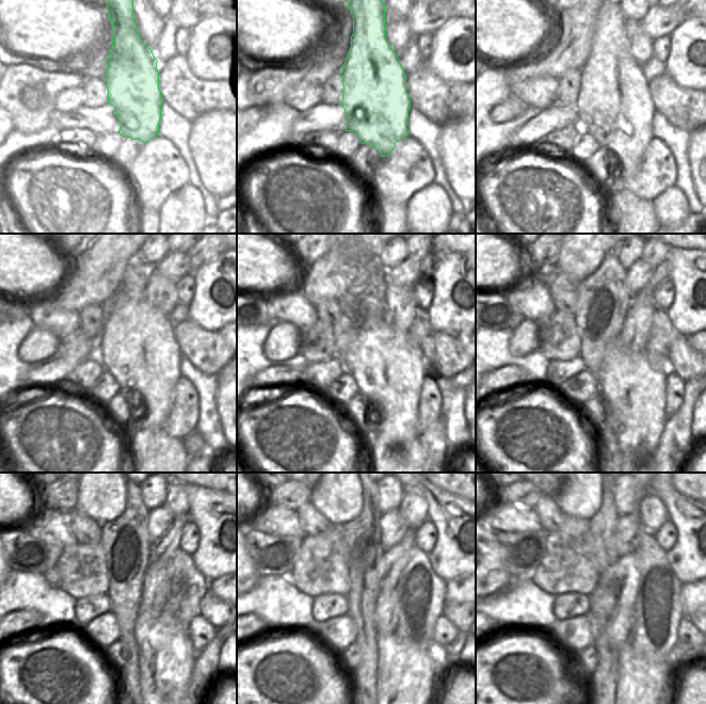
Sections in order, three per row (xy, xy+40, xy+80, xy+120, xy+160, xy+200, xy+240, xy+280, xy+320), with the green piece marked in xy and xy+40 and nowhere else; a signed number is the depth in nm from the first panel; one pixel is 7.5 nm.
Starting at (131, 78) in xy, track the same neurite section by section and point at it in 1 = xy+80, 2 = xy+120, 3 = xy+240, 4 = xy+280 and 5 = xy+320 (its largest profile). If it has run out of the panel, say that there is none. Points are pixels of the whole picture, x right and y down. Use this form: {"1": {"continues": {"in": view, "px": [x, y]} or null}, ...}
{"1": {"continues": {"in": "xy+80", "px": [613, 106]}}, "2": {"continues": {"in": "xy+120", "px": [138, 347]}}, "3": {"continues": {"in": "xy+240", "px": [166, 656]}}, "4": {"continues": {"in": "xy+280", "px": [408, 671]}}, "5": {"continues": {"in": "xy+320", "px": [648, 682]}}}

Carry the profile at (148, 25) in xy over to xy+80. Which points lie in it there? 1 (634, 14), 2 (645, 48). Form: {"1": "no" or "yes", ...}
{"1": "no", "2": "yes"}

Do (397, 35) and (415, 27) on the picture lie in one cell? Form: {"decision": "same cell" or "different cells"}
{"decision": "different cells"}

